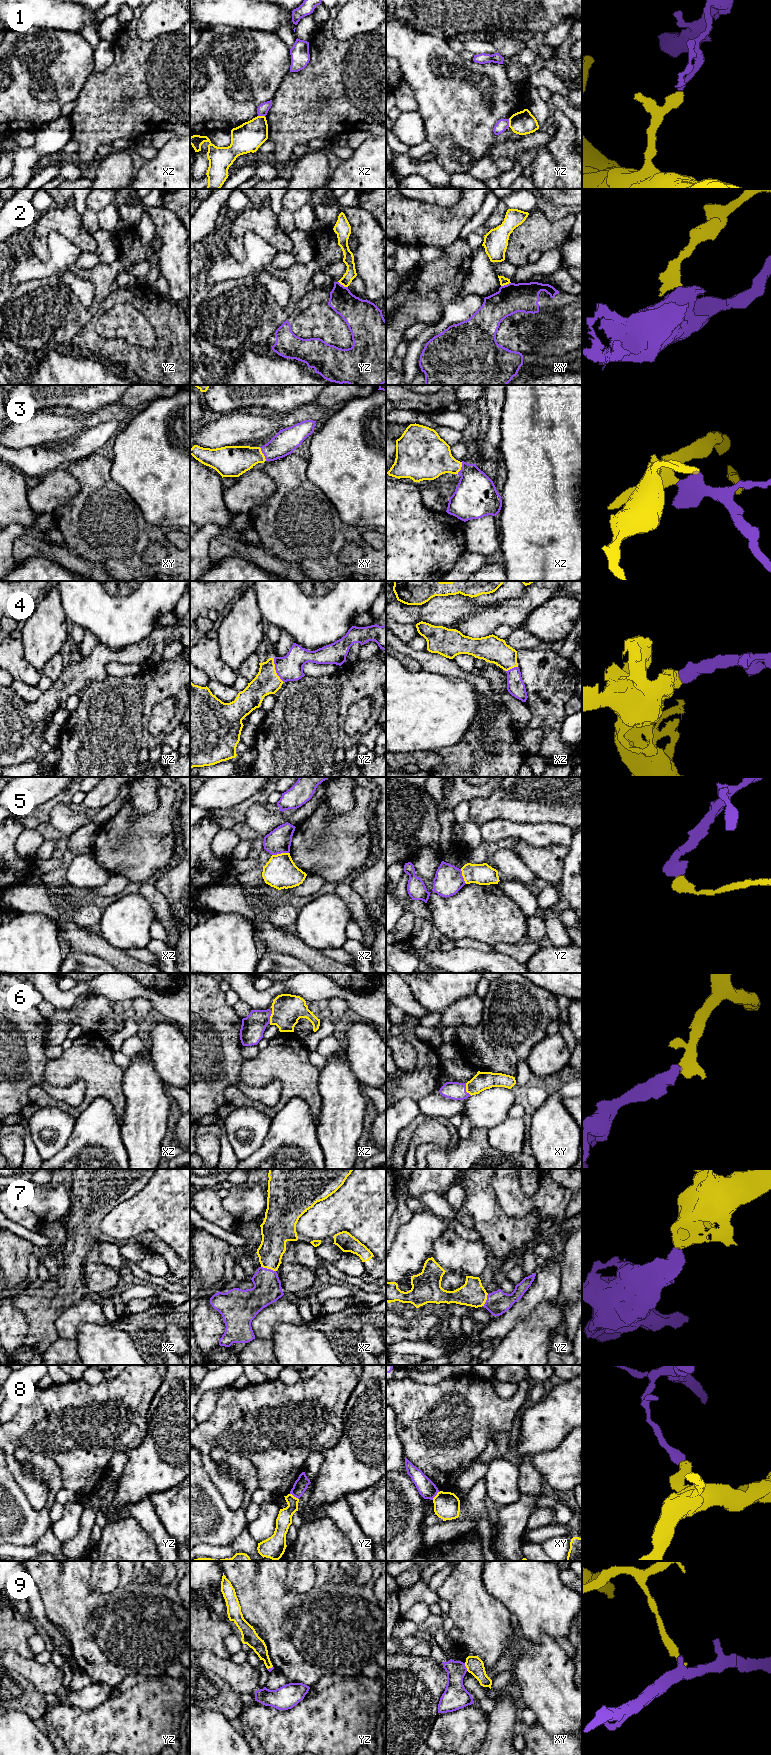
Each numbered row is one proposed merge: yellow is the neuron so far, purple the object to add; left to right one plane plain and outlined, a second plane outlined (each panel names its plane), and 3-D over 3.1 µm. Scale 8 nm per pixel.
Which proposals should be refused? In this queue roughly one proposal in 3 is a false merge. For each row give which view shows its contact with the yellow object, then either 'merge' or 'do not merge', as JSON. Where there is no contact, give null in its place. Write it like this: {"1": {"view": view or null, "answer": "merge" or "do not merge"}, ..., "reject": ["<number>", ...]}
{"1": {"view": "yz", "answer": "do not merge"}, "2": {"view": "yz", "answer": "do not merge"}, "3": {"view": "xy", "answer": "merge"}, "4": {"view": "yz", "answer": "merge"}, "5": {"view": "xz", "answer": "do not merge"}, "6": {"view": "xy", "answer": "merge"}, "7": {"view": "xz", "answer": "merge"}, "8": {"view": "xy", "answer": "do not merge"}, "9": {"view": "xy", "answer": "do not merge"}, "reject": ["1", "2", "5", "8", "9"]}

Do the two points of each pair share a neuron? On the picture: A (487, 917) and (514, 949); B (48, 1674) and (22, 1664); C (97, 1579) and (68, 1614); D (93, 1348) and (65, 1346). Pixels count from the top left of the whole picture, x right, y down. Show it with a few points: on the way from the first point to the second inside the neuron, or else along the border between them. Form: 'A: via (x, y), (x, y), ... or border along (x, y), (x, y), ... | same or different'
A: border along (525, 938), (519, 942), (499, 943), (493, 946) | different
B: via (42, 1674), (38, 1674), (28, 1668) | same
C: border along (90, 1571), (89, 1587), (95, 1592), (110, 1593) | different
D: border along (75, 1340), (78, 1354) | different

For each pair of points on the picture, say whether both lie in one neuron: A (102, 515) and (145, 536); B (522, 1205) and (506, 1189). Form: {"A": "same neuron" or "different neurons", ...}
{"A": "same neuron", "B": "same neuron"}

